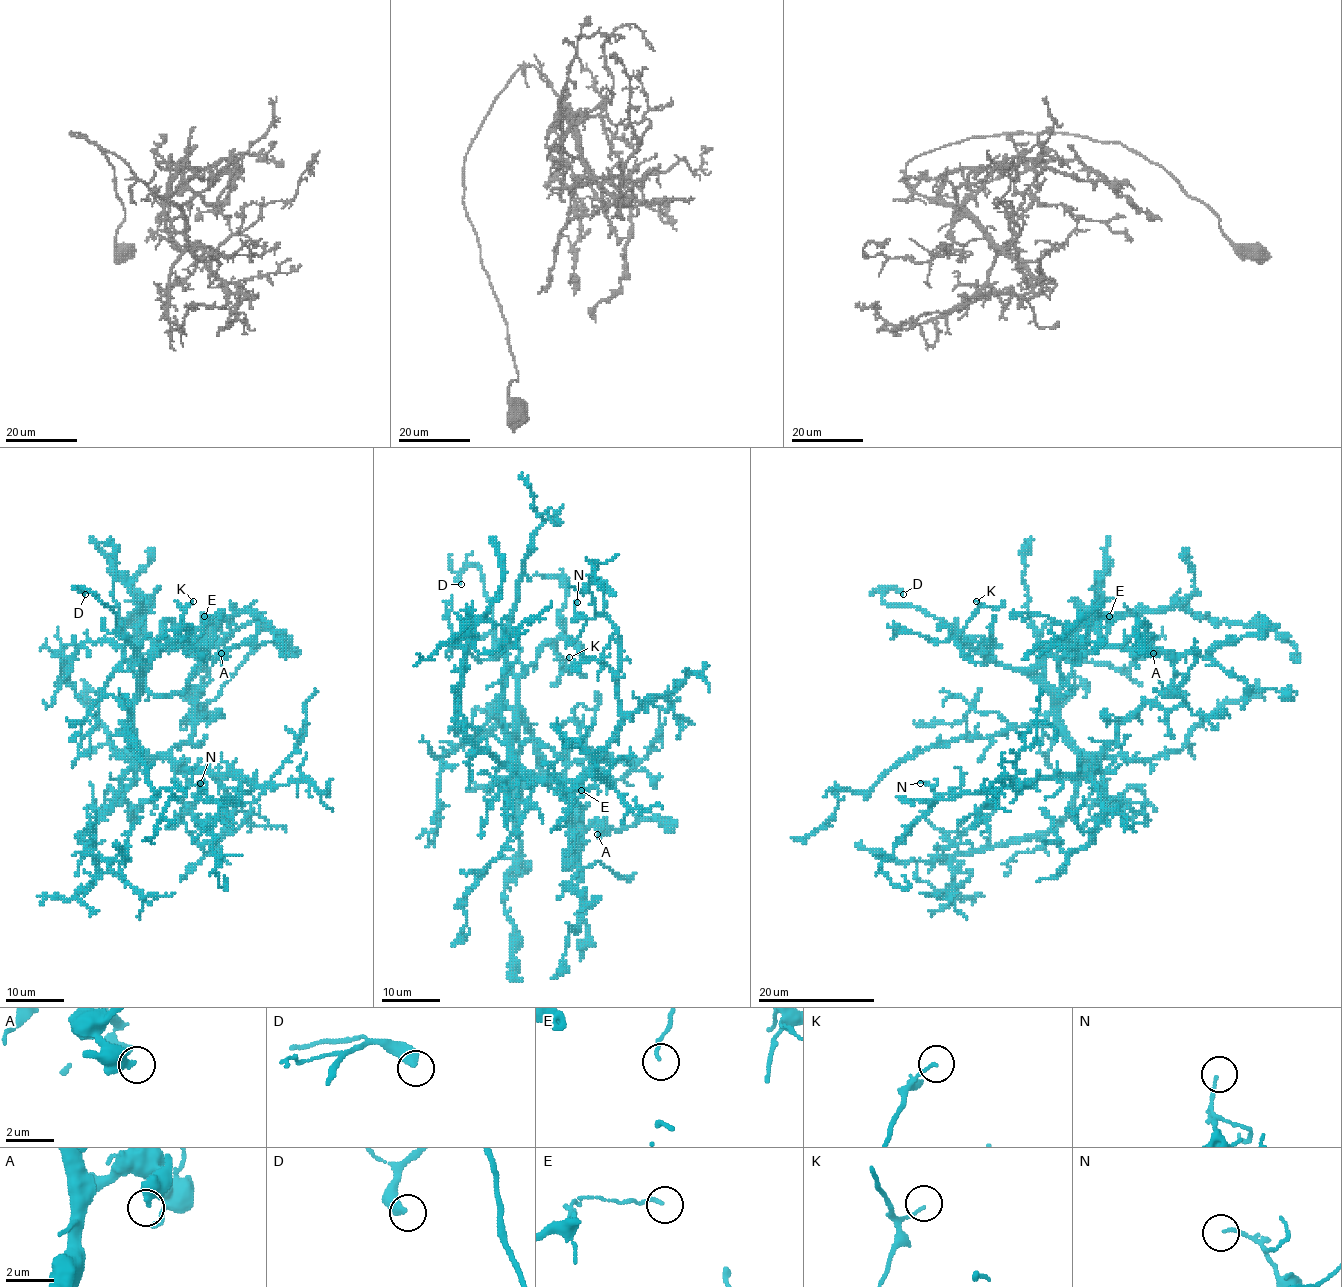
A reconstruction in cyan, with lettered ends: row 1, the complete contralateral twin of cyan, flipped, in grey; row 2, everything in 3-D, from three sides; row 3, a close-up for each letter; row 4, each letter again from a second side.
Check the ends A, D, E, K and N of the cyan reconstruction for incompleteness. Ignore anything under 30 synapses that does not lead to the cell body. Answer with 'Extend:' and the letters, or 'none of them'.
Extend: D

